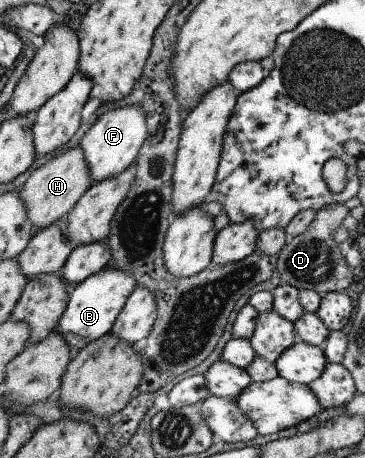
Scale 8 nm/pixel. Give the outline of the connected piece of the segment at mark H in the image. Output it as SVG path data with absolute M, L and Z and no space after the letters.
M79 145L59 153L33 170L18 190L19 199L23 201L23 207L27 213L27 221L31 223L31 230L39 231L51 225L53 221L66 216L92 183L93 179L89 177L89 169Z

